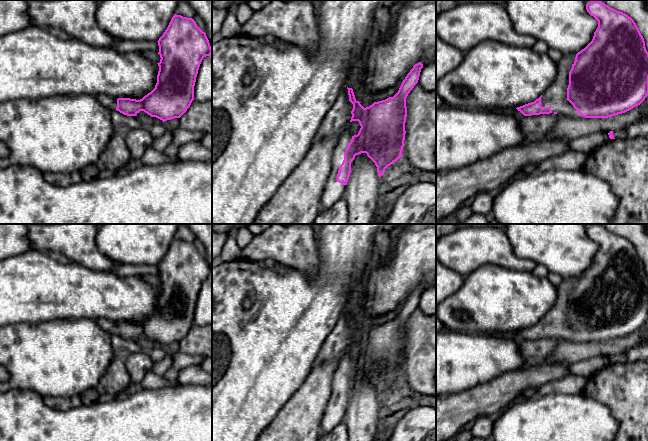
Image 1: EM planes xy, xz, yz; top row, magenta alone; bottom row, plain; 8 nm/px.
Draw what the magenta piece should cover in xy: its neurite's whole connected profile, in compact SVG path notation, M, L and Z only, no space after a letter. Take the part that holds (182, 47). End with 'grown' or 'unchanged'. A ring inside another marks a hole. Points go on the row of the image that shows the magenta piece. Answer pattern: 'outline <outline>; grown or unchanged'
outline M174 14L157 42L161 59L157 63L159 71L155 88L140 100L99 94L96 99L101 105L127 116L136 116L140 111L144 111L163 122L180 118L187 111L194 100L194 86L200 64L204 57L212 55L212 48L206 33L197 26L194 19Z; grown

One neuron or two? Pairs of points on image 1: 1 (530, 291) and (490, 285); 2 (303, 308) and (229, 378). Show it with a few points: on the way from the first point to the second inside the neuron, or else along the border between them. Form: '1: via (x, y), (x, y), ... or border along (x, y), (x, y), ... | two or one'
1: via (520, 295), (500, 295) | one
2: via (285, 322), (247, 360) | one

